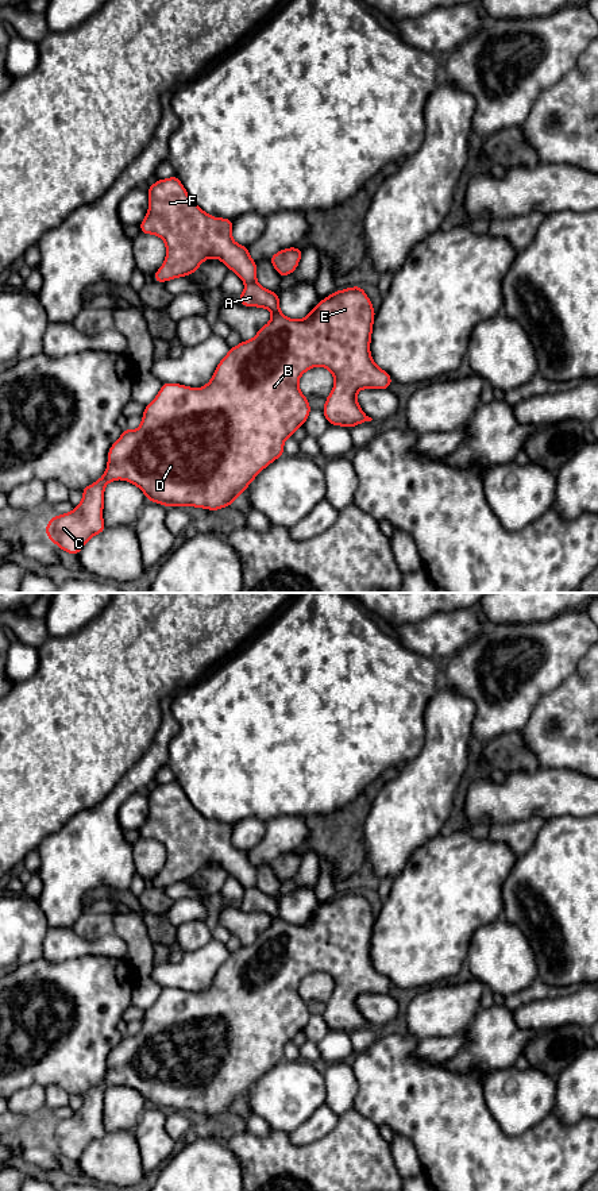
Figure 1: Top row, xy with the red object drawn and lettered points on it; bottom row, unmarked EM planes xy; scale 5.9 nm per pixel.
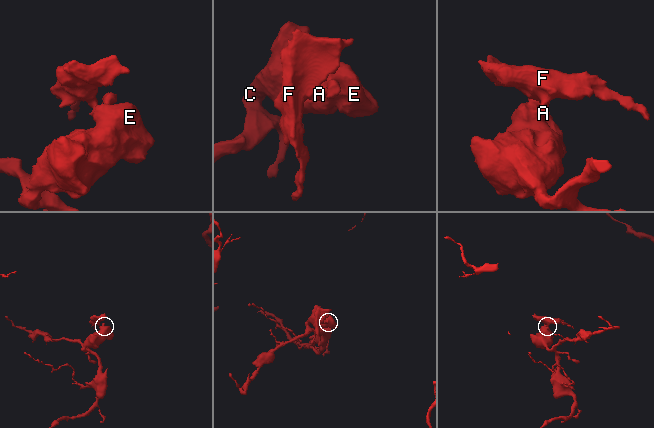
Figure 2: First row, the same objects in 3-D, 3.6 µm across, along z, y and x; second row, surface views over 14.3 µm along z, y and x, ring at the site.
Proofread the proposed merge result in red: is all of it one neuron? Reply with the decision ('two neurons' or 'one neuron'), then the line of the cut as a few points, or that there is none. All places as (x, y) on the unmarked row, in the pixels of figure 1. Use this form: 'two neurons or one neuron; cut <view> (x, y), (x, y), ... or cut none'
two neurons; cut xy (255, 885), (246, 890)

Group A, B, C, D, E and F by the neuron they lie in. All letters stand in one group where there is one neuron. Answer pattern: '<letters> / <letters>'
A B C D E / F

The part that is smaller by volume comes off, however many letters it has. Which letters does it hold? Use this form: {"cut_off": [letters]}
{"cut_off": ["F"]}

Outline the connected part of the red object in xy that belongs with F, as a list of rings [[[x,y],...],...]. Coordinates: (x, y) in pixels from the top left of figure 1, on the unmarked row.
[[[177,780],[158,785],[147,793],[147,797],[148,816],[139,829],[140,837],[157,840],[166,849],[166,863],[154,879],[154,886],[166,887],[189,880],[197,876],[198,871],[208,863],[220,864],[246,890],[256,886],[256,867],[250,862],[248,852],[238,849],[232,844],[234,828],[231,824],[215,824],[212,820],[205,818],[186,798]]]

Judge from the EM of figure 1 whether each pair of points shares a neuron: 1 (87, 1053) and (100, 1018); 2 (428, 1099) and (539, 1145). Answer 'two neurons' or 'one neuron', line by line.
1: one neuron
2: one neuron

